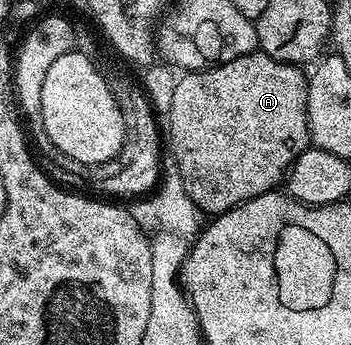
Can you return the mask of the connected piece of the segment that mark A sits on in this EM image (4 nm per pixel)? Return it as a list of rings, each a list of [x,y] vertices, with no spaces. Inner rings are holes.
[[[256,51],[211,69],[187,71],[175,82],[171,120],[171,149],[189,199],[205,215],[218,215],[280,188],[287,170],[309,147],[307,77],[298,65]]]

